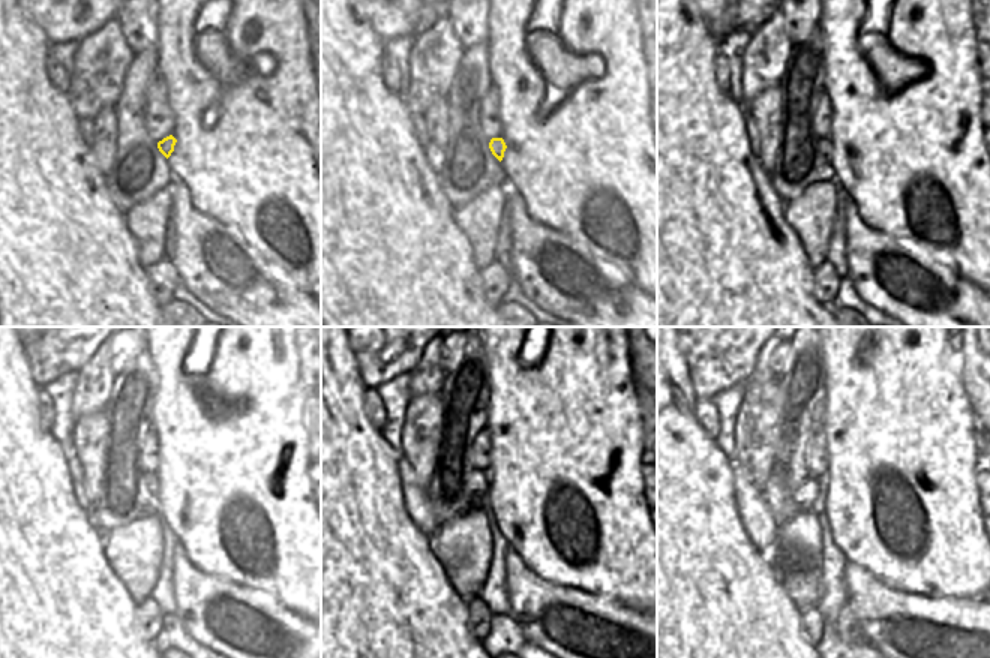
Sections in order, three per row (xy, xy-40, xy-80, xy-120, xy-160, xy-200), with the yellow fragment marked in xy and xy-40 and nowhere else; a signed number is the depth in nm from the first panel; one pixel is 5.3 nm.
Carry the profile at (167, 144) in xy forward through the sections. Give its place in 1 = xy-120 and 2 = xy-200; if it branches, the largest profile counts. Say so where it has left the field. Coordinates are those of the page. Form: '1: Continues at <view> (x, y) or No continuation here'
1: Continues at xy-120 (152, 481)
2: Continues at xy-200 (804, 498).

